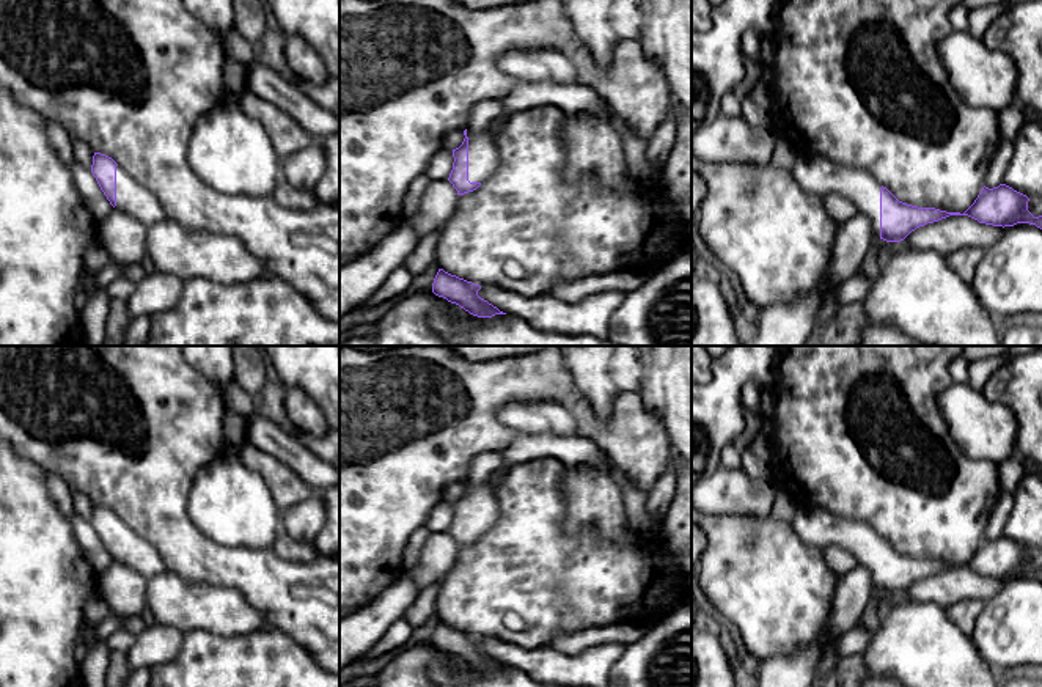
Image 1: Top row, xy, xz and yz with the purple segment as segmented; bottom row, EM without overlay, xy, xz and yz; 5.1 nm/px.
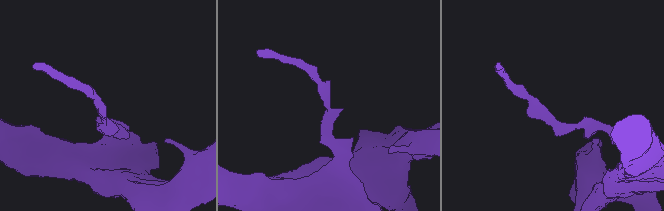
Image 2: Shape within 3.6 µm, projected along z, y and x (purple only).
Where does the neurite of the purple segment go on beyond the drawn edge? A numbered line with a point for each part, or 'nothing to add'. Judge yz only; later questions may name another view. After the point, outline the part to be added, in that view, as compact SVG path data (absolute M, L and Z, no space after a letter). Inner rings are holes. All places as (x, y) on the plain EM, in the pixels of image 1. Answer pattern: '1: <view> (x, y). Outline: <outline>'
1: yz (819, 527). Outline: M797 506L792 527L798 539L808 546L825 549L831 544L853 555L872 577L874 590L880 590L880 535L866 522L844 519L825 508Z

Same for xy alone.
1: xy (132, 551). Outline: M119 516L116 517L115 561L143 575L146 580L167 571L159 552Z

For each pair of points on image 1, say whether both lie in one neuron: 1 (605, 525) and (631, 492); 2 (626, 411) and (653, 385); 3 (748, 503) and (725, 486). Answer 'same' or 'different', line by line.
1: different
2: different
3: same

